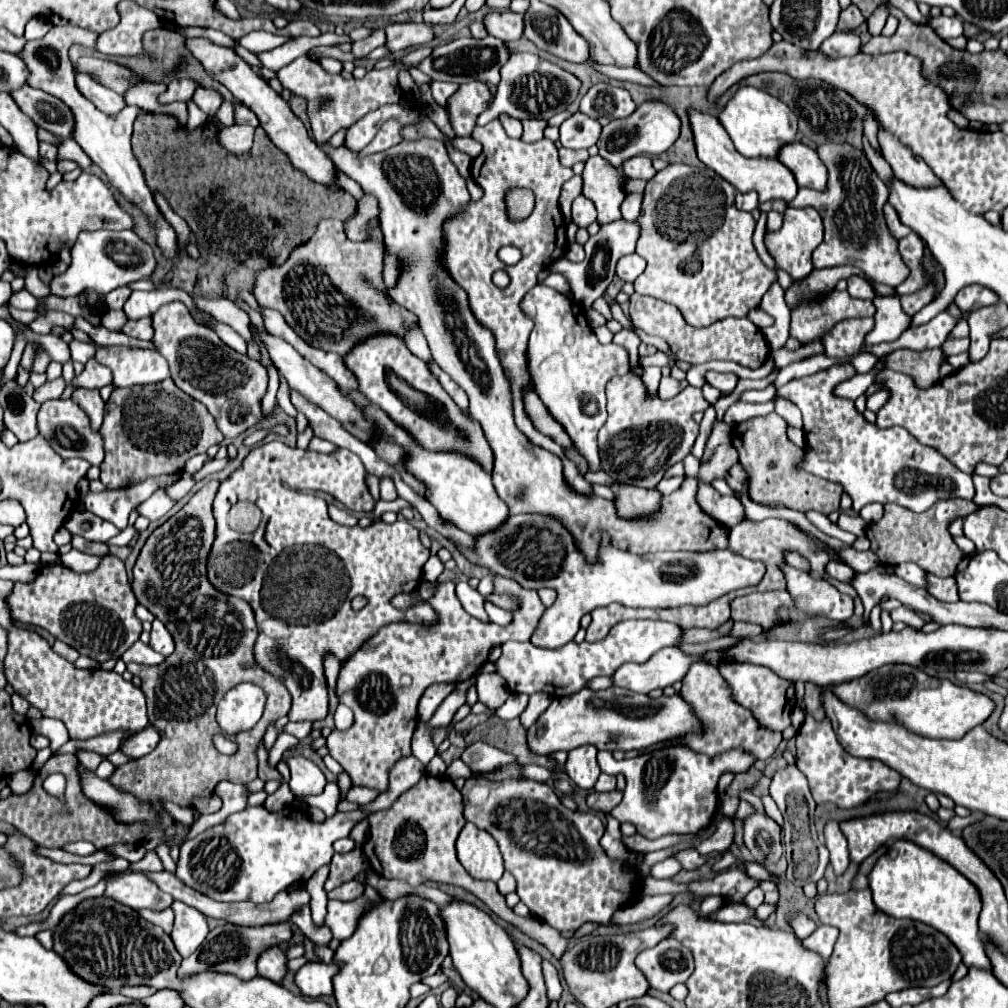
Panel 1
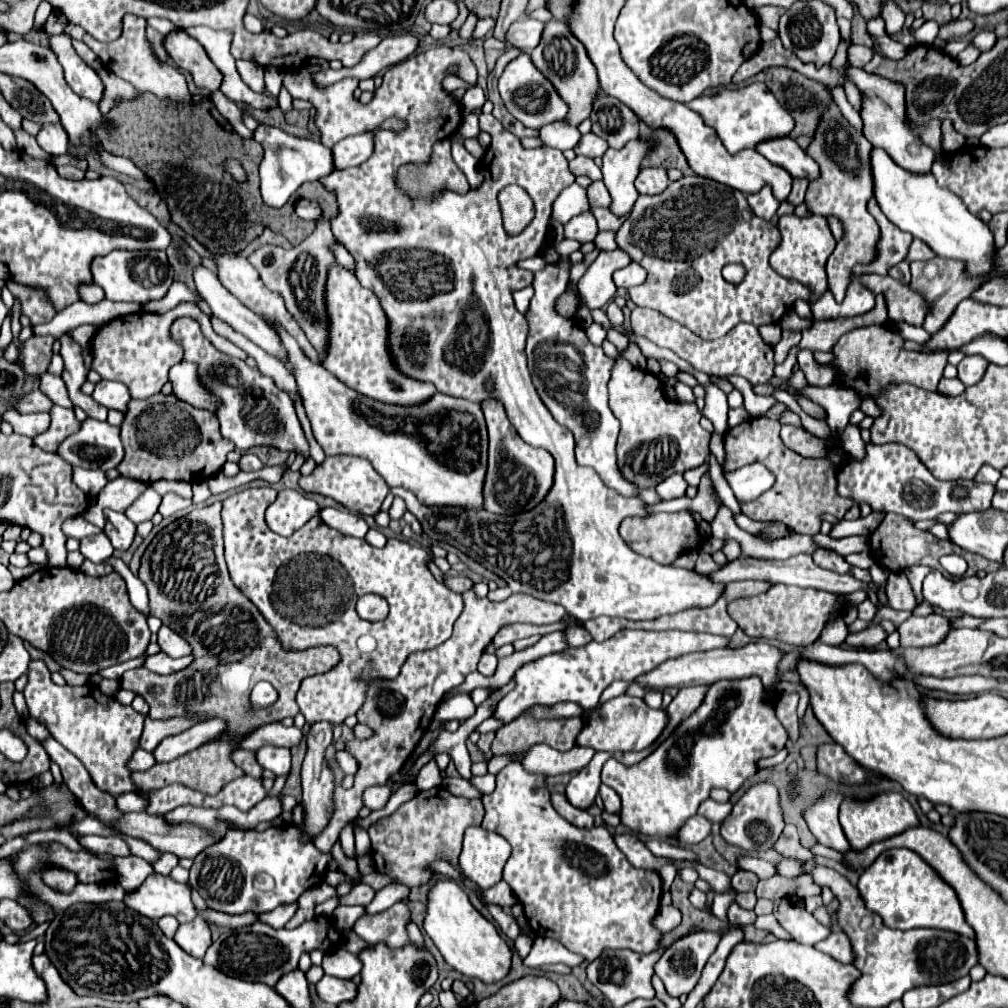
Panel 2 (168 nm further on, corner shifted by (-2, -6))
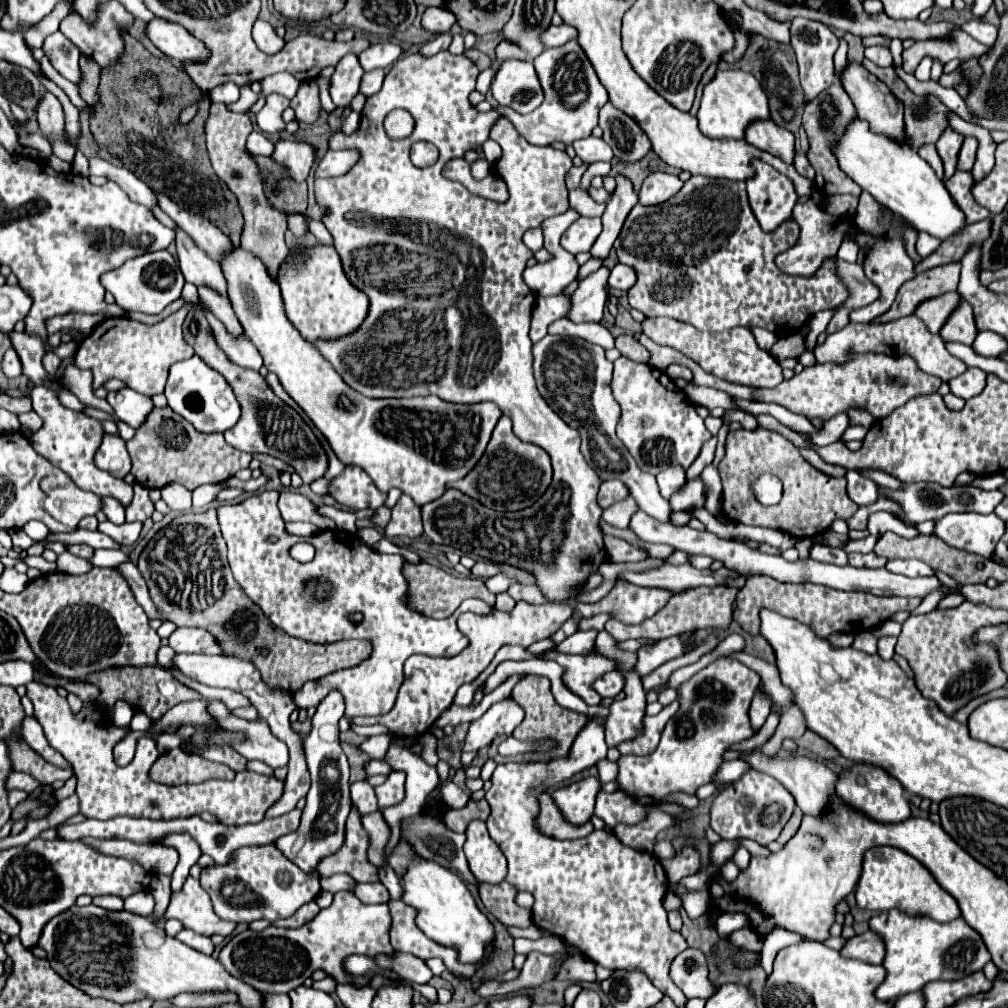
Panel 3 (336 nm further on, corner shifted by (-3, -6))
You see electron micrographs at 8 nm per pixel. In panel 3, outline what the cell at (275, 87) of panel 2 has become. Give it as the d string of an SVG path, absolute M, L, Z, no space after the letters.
M279 94L267 96L265 108L261 108L261 110L257 112L259 130L269 132L269 134L281 132L281 130L285 128L285 122L281 120L281 112L283 112L287 106L289 106L289 100L287 100L285 96L279 96Z

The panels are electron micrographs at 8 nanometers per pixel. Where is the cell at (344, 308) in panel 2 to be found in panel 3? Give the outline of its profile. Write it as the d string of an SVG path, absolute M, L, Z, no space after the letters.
M317 244L305 254L307 260L291 260L283 264L279 274L287 318L311 344L317 340L339 340L357 332L369 314L369 298L351 284L335 248Z

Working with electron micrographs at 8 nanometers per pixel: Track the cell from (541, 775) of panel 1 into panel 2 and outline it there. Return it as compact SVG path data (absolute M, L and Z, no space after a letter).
M494 774L474 776L470 782L472 782L478 790L482 790L482 792L492 792L492 790L494 790L494 784L496 784L496 776L494 776Z

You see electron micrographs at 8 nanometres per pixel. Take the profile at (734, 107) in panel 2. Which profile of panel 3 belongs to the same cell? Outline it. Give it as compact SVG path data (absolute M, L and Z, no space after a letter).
M717 70L715 78L705 86L699 108L699 130L717 140L741 140L749 124L769 120L769 100L759 80L743 70Z

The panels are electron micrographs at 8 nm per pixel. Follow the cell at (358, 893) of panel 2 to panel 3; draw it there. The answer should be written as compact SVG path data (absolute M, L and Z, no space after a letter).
M367 882L367 884L357 884L355 886L355 896L363 904L381 904L389 902L389 892L381 882Z

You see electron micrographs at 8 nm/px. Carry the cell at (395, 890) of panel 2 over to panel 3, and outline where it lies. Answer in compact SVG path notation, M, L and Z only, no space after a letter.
M351 890L335 892L333 904L321 910L311 922L303 924L295 930L269 926L263 932L253 932L245 928L229 938L229 942L219 952L219 962L225 970L251 984L255 990L263 994L285 994L291 988L303 984L317 968L323 968L335 982L353 982L357 986L365 986L373 974L363 978L349 978L341 970L341 960L349 954L391 954L393 948L389 944L387 928L391 926L391 914L387 904L363 904Z

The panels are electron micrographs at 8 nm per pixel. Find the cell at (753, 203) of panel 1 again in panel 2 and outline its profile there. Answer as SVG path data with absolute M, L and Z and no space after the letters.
M764 186L760 192L748 194L748 204L756 216L760 216L764 220L772 220L780 206L780 200L774 198L770 186Z

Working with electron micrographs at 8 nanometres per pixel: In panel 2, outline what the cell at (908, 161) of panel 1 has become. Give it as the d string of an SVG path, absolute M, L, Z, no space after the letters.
M862 96L860 118L864 122L864 136L870 140L872 146L886 150L888 156L894 158L894 162L898 162L902 168L910 172L930 172L930 166L934 162L934 152L930 152L930 148L926 148L926 144L922 144L918 136L914 136L906 128L906 124L902 124L902 120L898 120L890 112L890 108L882 104L882 100L878 100L876 96Z

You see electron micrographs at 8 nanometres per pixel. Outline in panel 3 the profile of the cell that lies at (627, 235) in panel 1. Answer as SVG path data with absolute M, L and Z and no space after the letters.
M601 266L597 272L591 272L585 280L581 280L579 288L571 296L571 312L567 314L573 322L601 322L603 310L607 304L607 288L609 288L609 268Z

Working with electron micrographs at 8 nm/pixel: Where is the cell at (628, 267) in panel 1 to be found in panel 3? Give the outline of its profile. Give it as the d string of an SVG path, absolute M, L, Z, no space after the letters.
M617 264L617 266L611 270L611 276L609 276L609 286L611 286L611 288L629 290L635 282L637 282L637 274L635 274L635 270L633 270L631 266Z

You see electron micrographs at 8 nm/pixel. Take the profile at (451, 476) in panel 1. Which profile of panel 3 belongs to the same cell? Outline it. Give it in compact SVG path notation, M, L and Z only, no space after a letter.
M235 248L229 252L227 260L221 264L223 274L229 284L229 300L231 306L245 330L245 336L257 346L263 356L263 364L269 372L279 376L279 382L287 390L287 394L303 408L303 412L311 418L311 422L319 428L319 432L327 438L331 450L343 464L357 464L373 478L379 490L389 492L391 488L403 490L403 494L411 496L417 506L437 500L445 494L449 484L465 478L479 458L483 456L491 432L501 416L497 404L479 402L479 404L451 404L437 396L413 396L413 398L365 398L355 392L351 386L337 376L331 364L321 356L321 352L299 336L299 330L285 316L279 284L275 284L267 276L267 268L257 256Z

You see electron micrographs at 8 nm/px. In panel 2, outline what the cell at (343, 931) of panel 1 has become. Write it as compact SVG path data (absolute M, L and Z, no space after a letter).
M398 902L386 912L380 912L376 916L362 916L362 920L356 920L354 930L356 934L370 942L382 942L390 948L402 948L410 942L406 926L410 924L410 908L406 902Z

